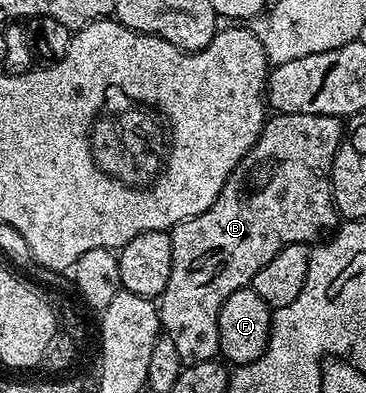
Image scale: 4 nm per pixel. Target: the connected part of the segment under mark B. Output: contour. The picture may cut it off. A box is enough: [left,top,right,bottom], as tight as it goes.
[158,115,343,365]

